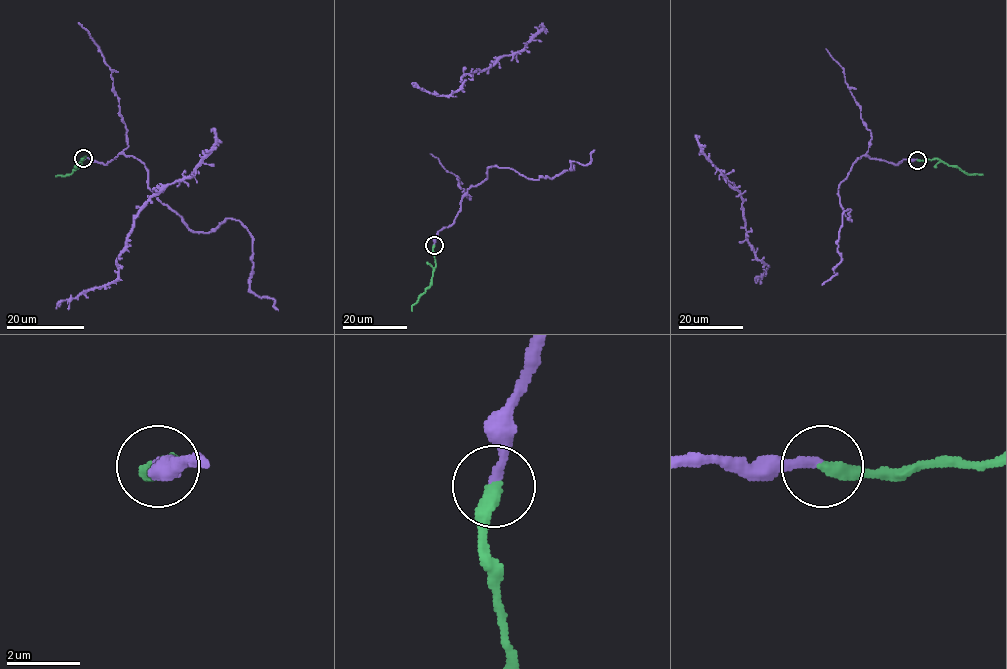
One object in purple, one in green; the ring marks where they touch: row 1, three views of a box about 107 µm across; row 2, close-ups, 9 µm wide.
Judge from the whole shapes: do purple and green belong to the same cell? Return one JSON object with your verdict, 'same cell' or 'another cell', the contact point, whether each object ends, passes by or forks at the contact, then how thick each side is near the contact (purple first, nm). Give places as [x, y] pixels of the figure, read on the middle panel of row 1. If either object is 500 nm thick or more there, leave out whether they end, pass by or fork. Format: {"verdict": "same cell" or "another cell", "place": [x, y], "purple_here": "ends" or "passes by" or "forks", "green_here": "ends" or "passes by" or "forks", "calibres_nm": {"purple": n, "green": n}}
{"verdict": "same cell", "place": [434, 245], "purple_here": "ends", "green_here": "ends", "calibres_nm": {"purple": 280, "green": 400}}

